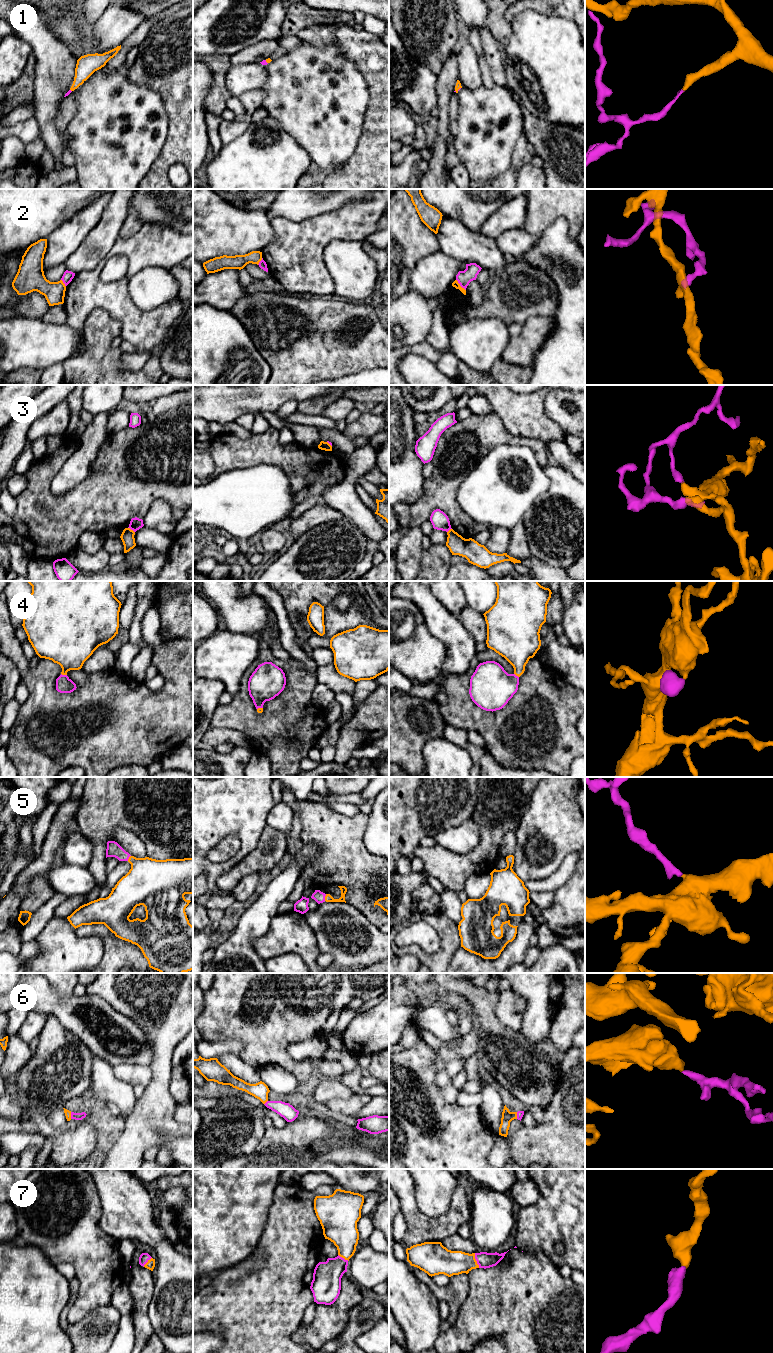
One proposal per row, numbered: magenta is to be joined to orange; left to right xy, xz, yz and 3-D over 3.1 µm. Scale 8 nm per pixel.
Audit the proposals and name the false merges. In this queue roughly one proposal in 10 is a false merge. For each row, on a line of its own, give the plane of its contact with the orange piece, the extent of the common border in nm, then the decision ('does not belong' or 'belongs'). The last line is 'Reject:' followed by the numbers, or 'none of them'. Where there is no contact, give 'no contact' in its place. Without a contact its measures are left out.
1: yz | 60 nm | belongs
2: yz | 120 nm | does not belong
3: xy | 70 nm | does not belong
4: xy | 50 nm | belongs
5: xz | 60 nm | belongs
6: xy | 60 nm | belongs
7: yz | 130 nm | belongs
Reject: 2, 3

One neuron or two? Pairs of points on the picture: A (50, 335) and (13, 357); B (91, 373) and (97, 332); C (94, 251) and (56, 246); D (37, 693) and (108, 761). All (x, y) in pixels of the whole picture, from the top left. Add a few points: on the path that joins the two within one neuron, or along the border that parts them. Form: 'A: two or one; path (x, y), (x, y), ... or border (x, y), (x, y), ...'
A: one; path (41, 344), (26, 344), (22, 348)
B: one; path (97, 363), (97, 342)
C: two; border (90, 230), (79, 246), (63, 263)
D: one; path (56, 712), (76, 738), (89, 742)

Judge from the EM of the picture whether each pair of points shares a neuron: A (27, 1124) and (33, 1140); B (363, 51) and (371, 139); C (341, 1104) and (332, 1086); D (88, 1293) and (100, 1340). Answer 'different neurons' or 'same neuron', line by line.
A: different neurons
B: same neuron
C: different neurons
D: different neurons

